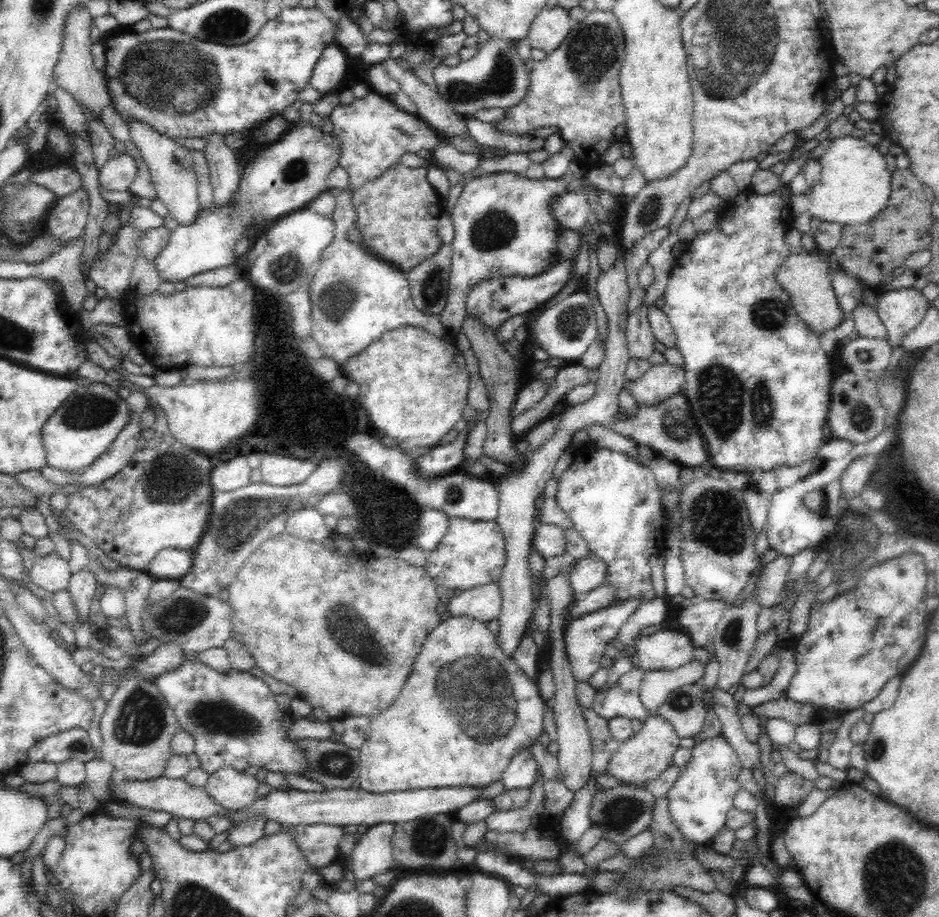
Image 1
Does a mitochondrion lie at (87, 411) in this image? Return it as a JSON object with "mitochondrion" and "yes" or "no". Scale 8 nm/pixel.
{"mitochondrion":"yes"}

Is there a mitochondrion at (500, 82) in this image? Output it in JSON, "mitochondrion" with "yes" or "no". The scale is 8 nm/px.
{"mitochondrion":"yes"}

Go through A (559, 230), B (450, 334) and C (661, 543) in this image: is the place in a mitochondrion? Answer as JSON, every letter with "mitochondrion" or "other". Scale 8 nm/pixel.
{"A":"other","B":"other","C":"other"}

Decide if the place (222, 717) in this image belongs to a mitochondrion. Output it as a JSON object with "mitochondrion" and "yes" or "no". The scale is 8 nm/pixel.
{"mitochondrion":"yes"}

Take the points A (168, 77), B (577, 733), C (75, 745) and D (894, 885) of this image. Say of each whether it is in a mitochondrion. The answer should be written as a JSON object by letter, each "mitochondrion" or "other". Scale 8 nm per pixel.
{"A":"mitochondrion","B":"other","C":"mitochondrion","D":"mitochondrion"}

